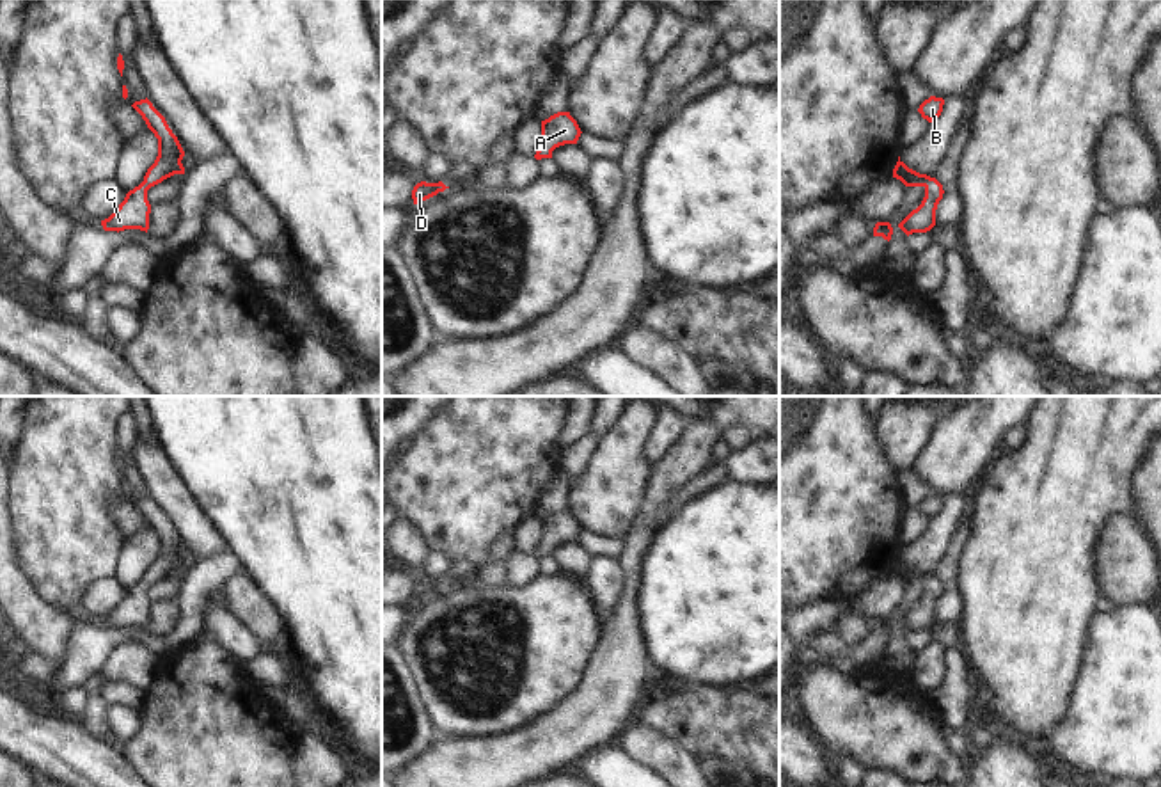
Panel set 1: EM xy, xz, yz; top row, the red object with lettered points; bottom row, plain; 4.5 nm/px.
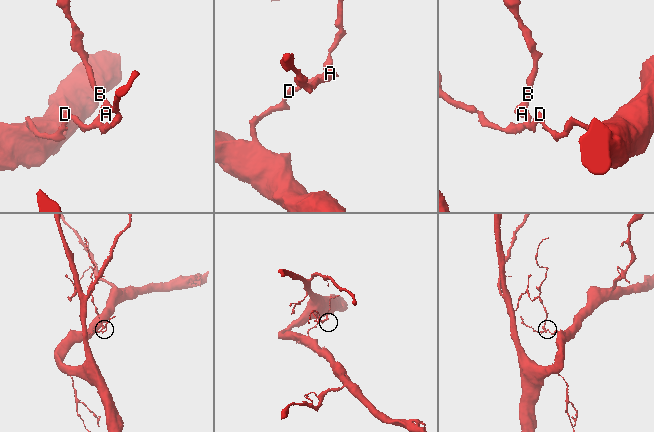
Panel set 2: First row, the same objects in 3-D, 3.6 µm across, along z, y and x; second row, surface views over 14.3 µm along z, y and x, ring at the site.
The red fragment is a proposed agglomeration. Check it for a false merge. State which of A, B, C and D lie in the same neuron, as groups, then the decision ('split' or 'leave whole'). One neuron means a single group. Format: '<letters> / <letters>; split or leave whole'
A B C D; leave whole

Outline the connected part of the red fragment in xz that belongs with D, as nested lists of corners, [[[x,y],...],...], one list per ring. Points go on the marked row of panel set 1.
[[[421,181],[412,190],[414,204],[421,204],[423,201],[437,195],[438,192],[444,192],[446,188],[449,188],[449,187],[446,187],[442,181],[438,181],[438,183]]]

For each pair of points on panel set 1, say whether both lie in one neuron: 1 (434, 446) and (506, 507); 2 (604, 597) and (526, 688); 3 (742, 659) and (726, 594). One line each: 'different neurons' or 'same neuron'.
1: same neuron
2: different neurons
3: same neuron

